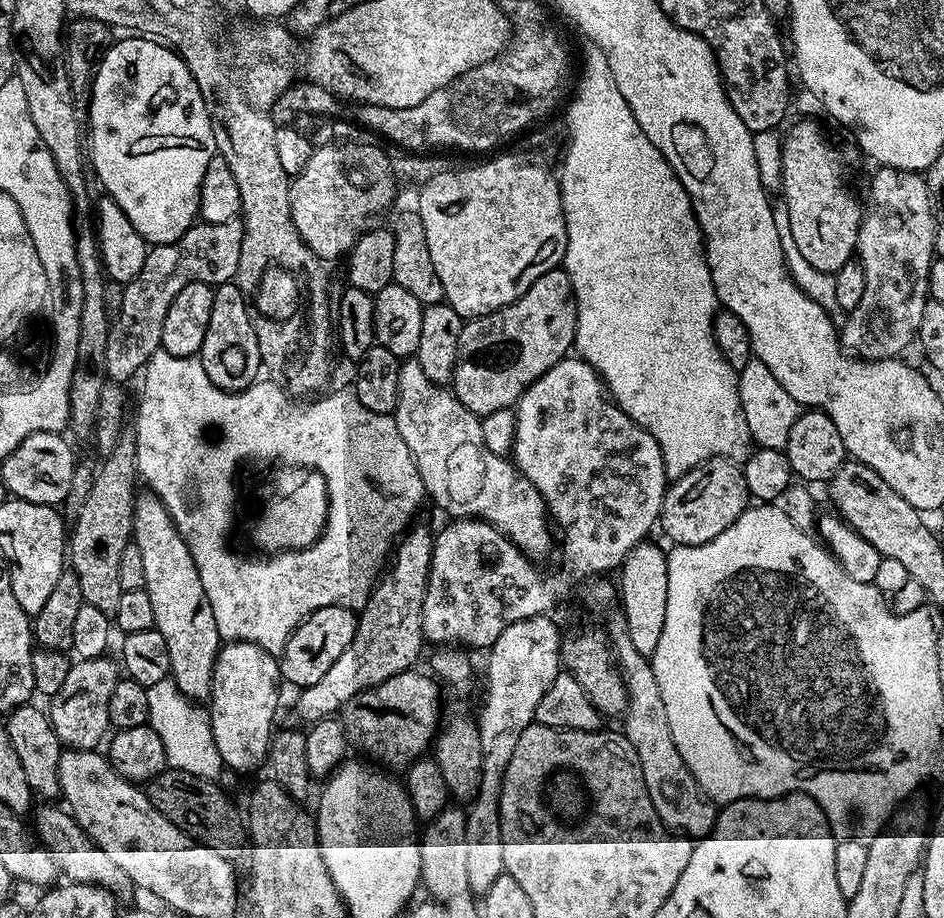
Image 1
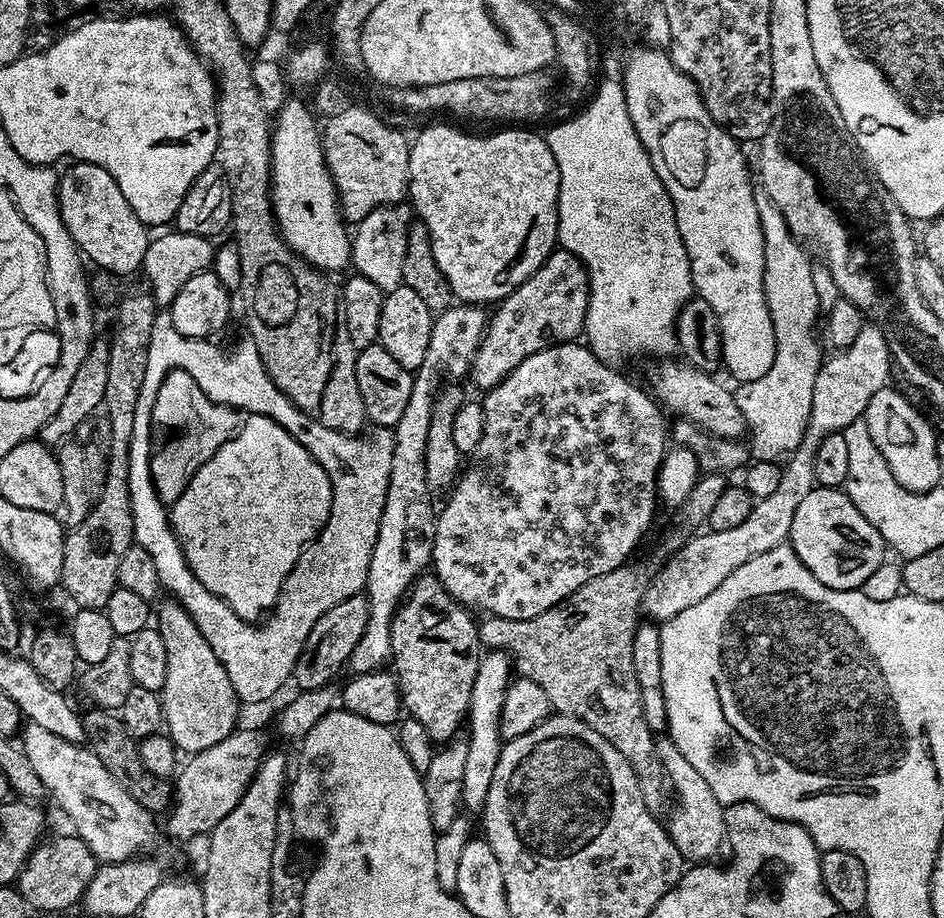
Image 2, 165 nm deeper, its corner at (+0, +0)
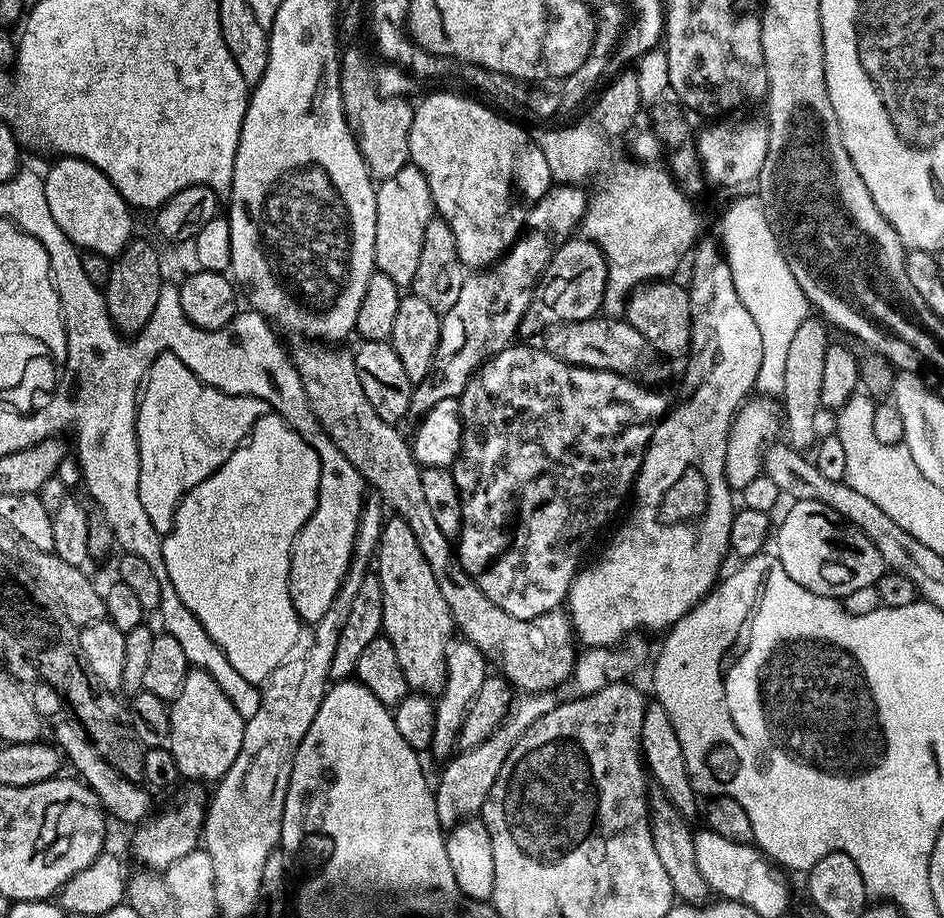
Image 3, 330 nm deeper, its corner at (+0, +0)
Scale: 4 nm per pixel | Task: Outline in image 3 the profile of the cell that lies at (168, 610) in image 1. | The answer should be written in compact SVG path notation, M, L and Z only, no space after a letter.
M192 668L182 682L182 690L170 704L170 734L168 739L181 777L188 782L218 782L234 766L242 738L246 717L234 710L234 702L222 694L222 686L206 674L206 670Z

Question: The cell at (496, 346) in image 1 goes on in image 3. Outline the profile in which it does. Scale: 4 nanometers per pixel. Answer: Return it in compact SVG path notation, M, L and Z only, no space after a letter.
M587 238L567 240L554 253L532 291L530 306L520 319L519 335L539 337L556 324L578 322L597 315L604 306L607 281L608 267L600 247Z

